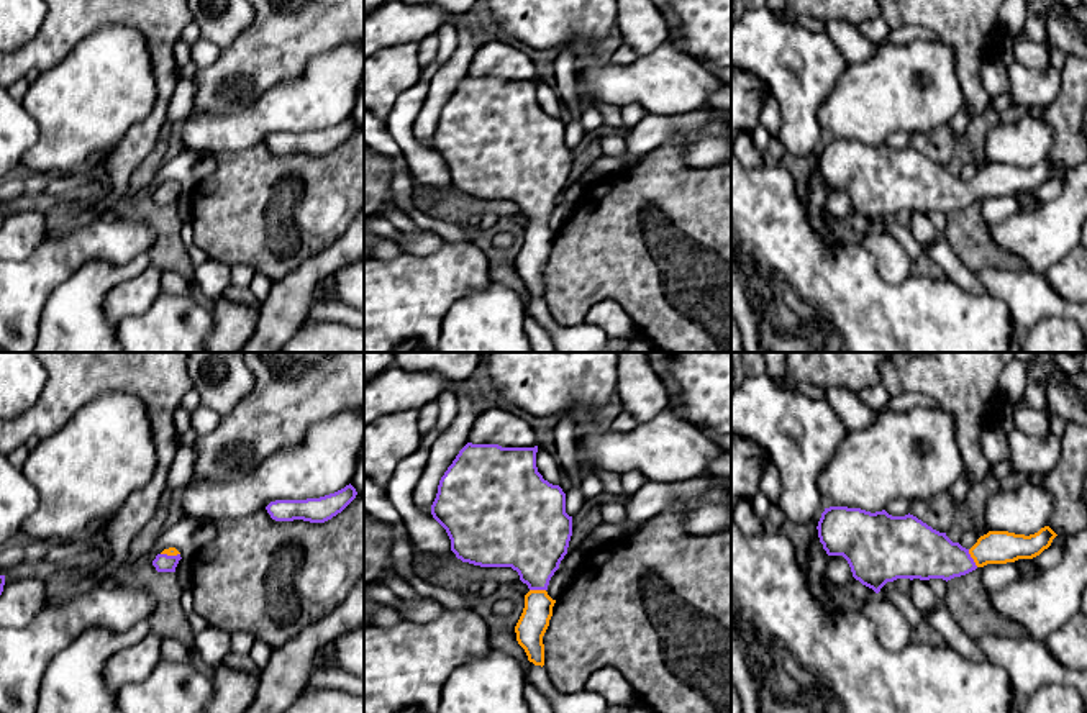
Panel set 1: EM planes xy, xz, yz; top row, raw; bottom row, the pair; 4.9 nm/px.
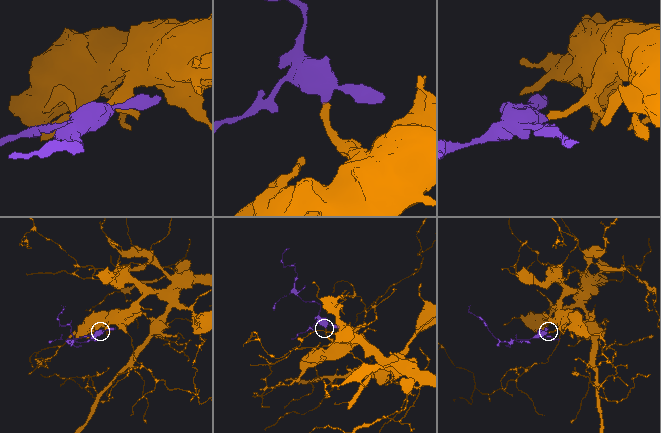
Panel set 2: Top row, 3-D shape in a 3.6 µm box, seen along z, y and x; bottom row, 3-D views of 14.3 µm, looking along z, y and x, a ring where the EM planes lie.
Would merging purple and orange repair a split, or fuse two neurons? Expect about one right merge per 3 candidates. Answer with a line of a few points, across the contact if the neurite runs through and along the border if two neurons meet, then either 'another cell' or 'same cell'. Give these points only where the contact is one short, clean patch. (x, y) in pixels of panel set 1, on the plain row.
line yz (922, 186), (938, 190), (971, 190), (996, 179); same cell

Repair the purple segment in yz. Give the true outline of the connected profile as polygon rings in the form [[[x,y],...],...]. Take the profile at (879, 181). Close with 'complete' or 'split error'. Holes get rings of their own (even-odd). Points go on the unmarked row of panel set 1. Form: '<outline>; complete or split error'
[[[848,139],[825,141],[816,162],[826,187],[843,188],[851,200],[853,210],[876,226],[879,226],[887,215],[897,211],[943,211],[948,215],[987,197],[1033,192],[1048,182],[1057,169],[1049,159],[1030,169],[1008,164],[989,164],[980,169],[971,182],[966,182],[959,175],[953,175],[946,166],[933,162],[910,146],[905,149],[892,149],[885,143],[871,146]]]; split error

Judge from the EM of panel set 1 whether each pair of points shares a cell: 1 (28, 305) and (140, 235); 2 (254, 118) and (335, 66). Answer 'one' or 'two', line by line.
1: one
2: one

